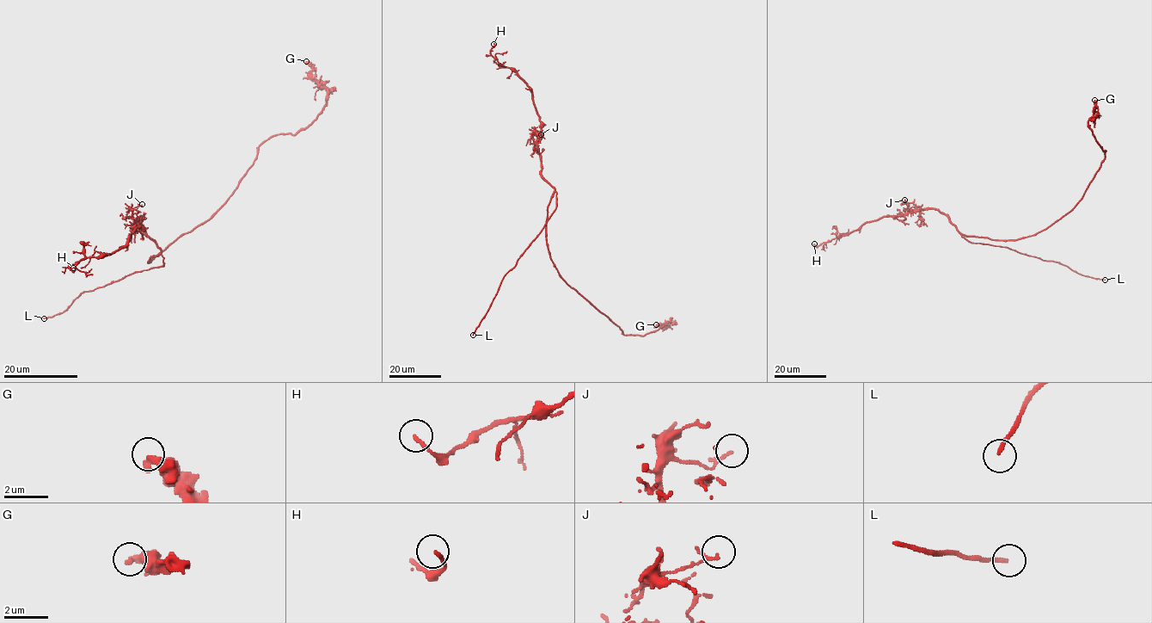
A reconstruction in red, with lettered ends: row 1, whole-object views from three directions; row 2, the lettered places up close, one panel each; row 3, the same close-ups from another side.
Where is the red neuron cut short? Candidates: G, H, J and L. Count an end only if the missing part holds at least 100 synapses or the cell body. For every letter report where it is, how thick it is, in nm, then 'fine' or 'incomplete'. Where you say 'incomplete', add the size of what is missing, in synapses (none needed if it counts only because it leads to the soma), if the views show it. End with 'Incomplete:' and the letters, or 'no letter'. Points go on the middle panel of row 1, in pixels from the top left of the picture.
G: (656, 324) | 360 nm | fine
H: (493, 44) | 130 nm | fine
J: (541, 134) | 90 nm | fine
L: (473, 335) | 160 nm | incomplete
Incomplete: L

